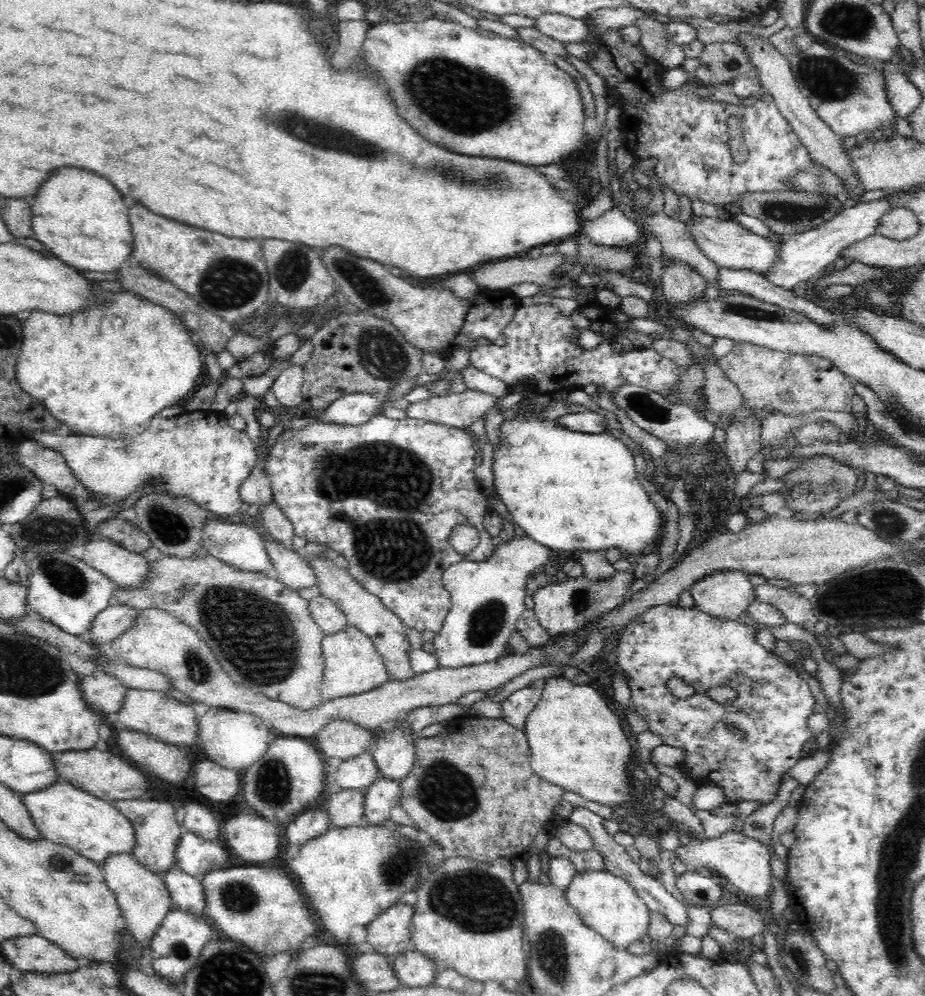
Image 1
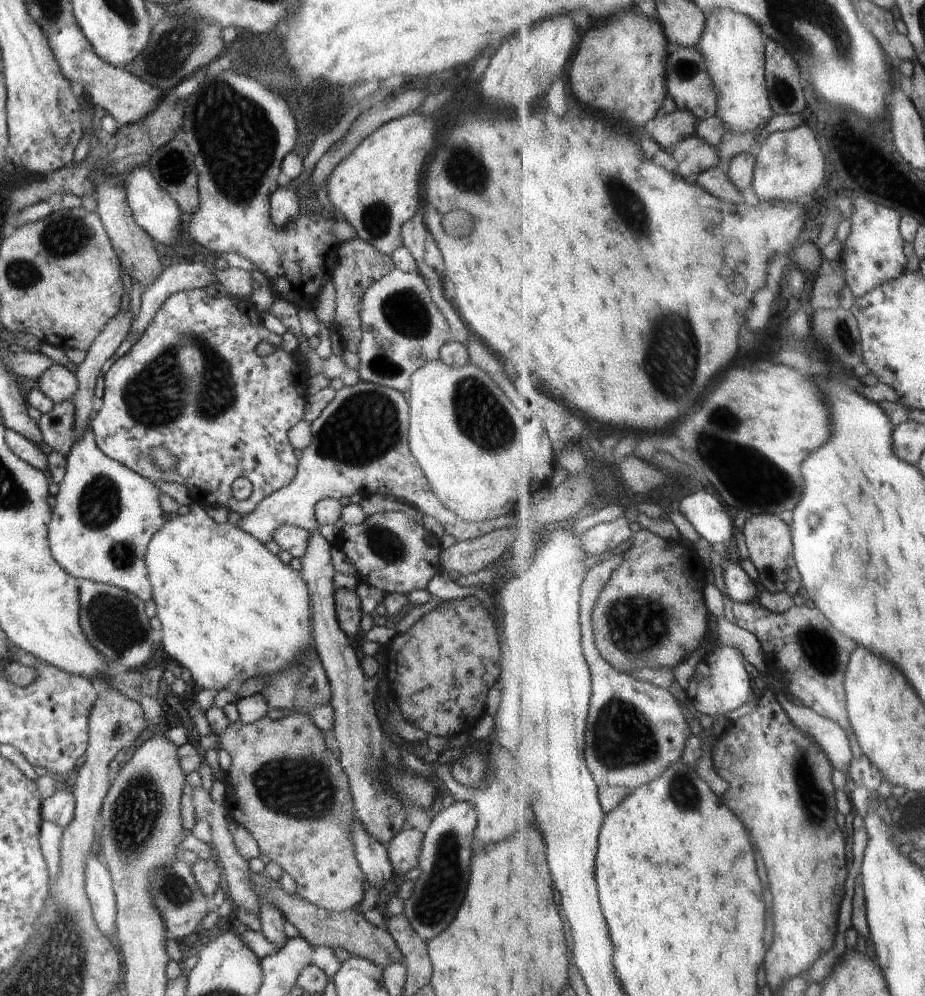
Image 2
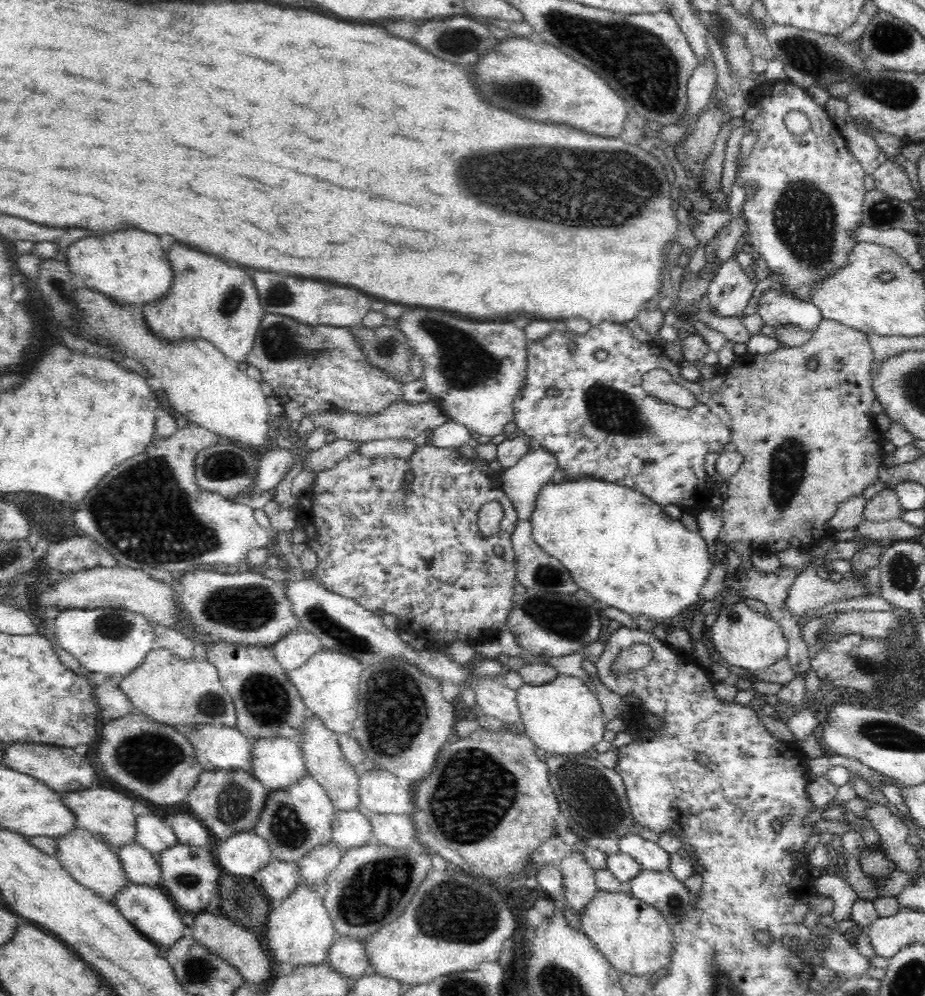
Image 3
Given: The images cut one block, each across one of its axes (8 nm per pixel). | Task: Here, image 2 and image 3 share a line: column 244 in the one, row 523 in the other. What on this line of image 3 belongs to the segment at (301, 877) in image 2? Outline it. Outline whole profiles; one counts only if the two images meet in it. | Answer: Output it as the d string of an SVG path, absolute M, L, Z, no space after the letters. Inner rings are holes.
M823 318L818 328L812 334L812 338L800 347L779 347L770 354L744 354L741 358L736 358L728 367L718 367L717 373L710 380L705 381L700 377L698 383L702 385L702 394L696 398L697 402L702 402L710 407L710 410L730 429L731 443L736 445L737 451L742 454L742 466L739 472L728 480L728 498L722 506L723 527L720 528L718 540L726 545L730 542L749 542L754 551L780 554L782 550L788 548L800 548L802 550L811 549L818 545L819 541L832 534L833 530L828 525L830 519L838 506L844 500L852 496L860 496L862 492L878 482L881 463L880 449L883 446L883 435L878 429L878 424L872 414L872 402L875 394L872 389L872 344L869 336L845 324ZM810 358L817 360L816 370L806 367L806 362Z

